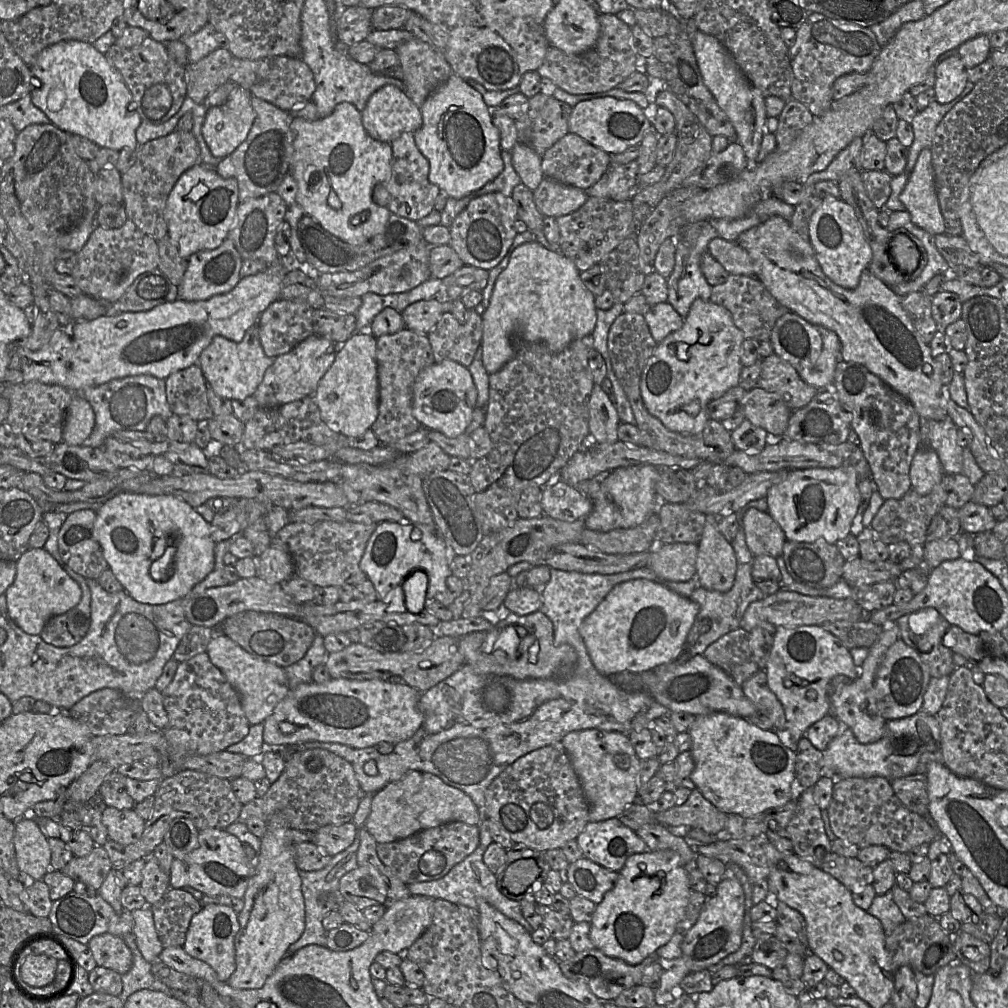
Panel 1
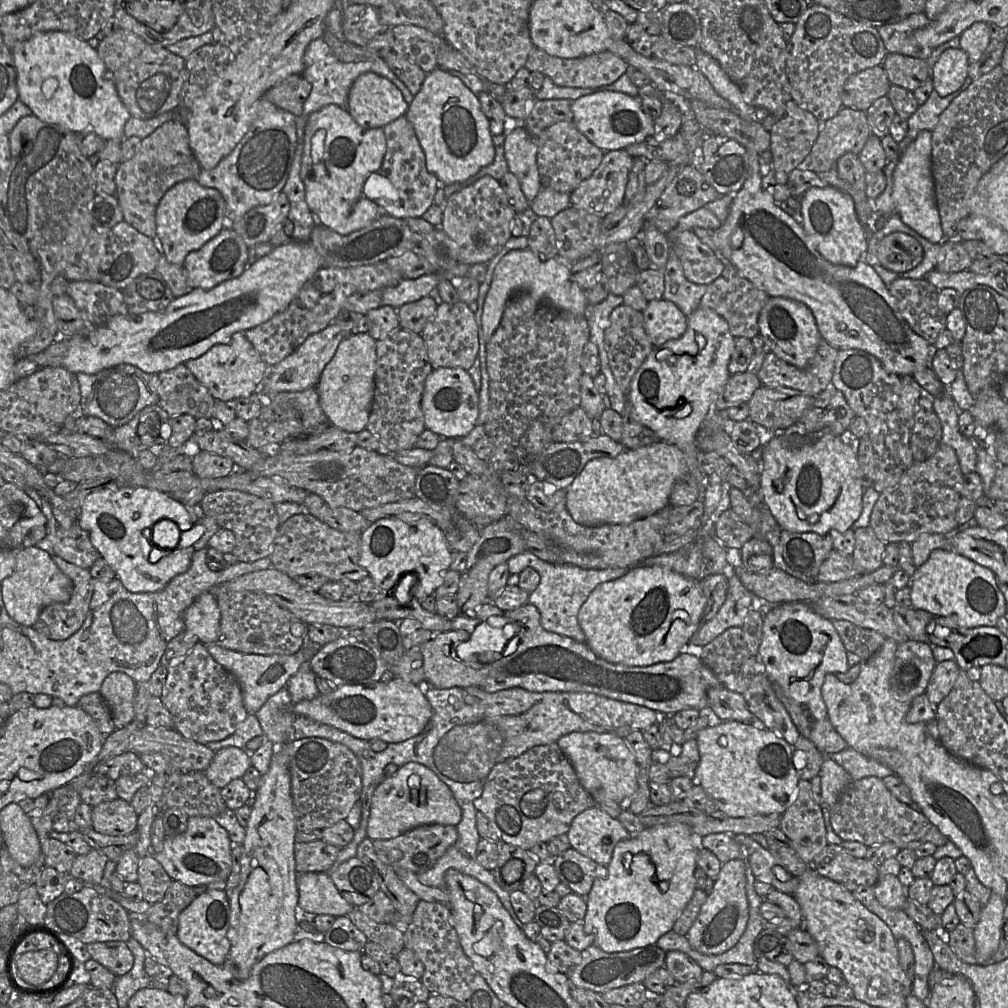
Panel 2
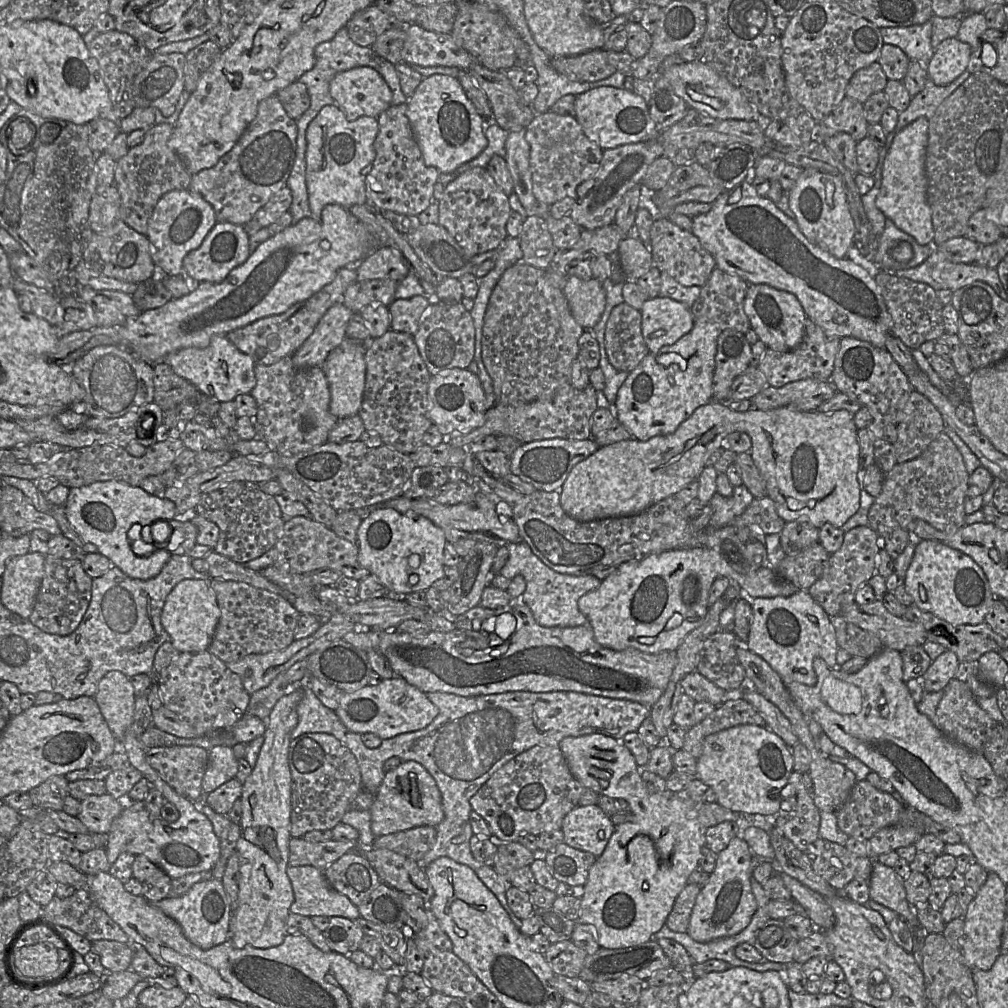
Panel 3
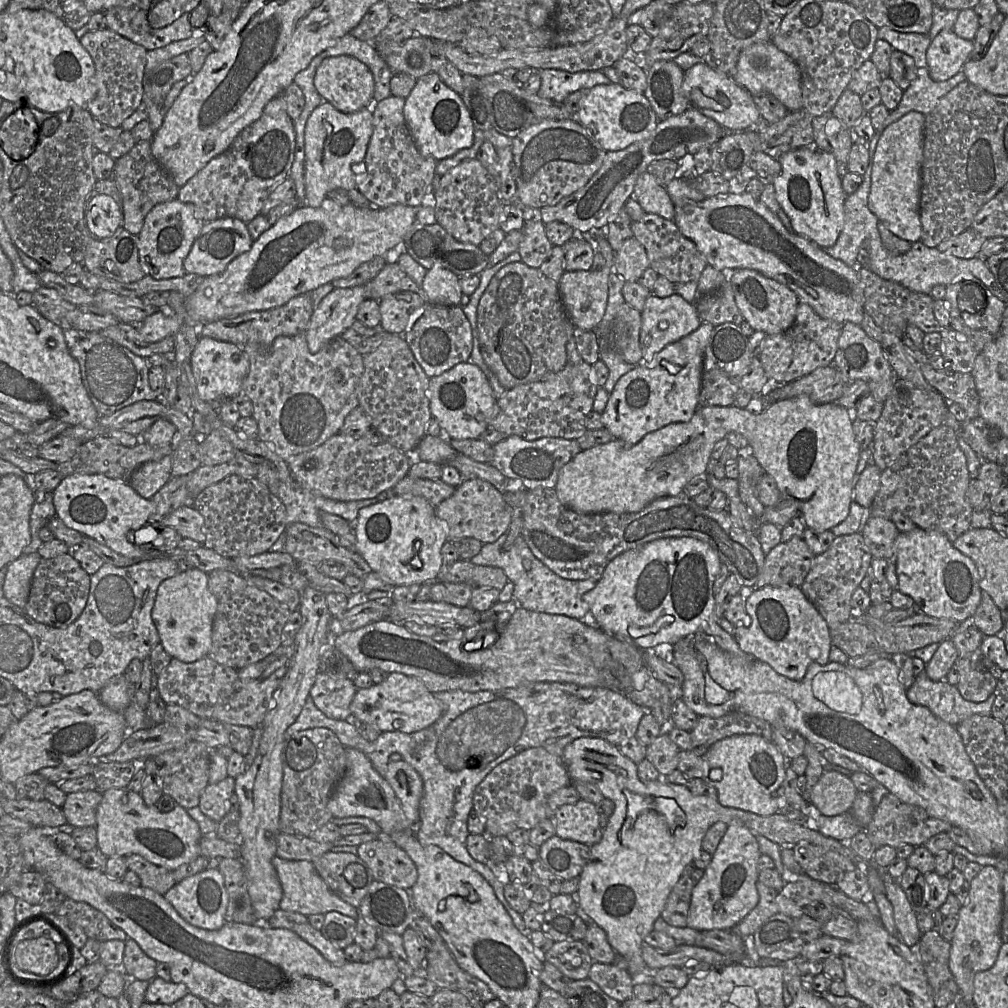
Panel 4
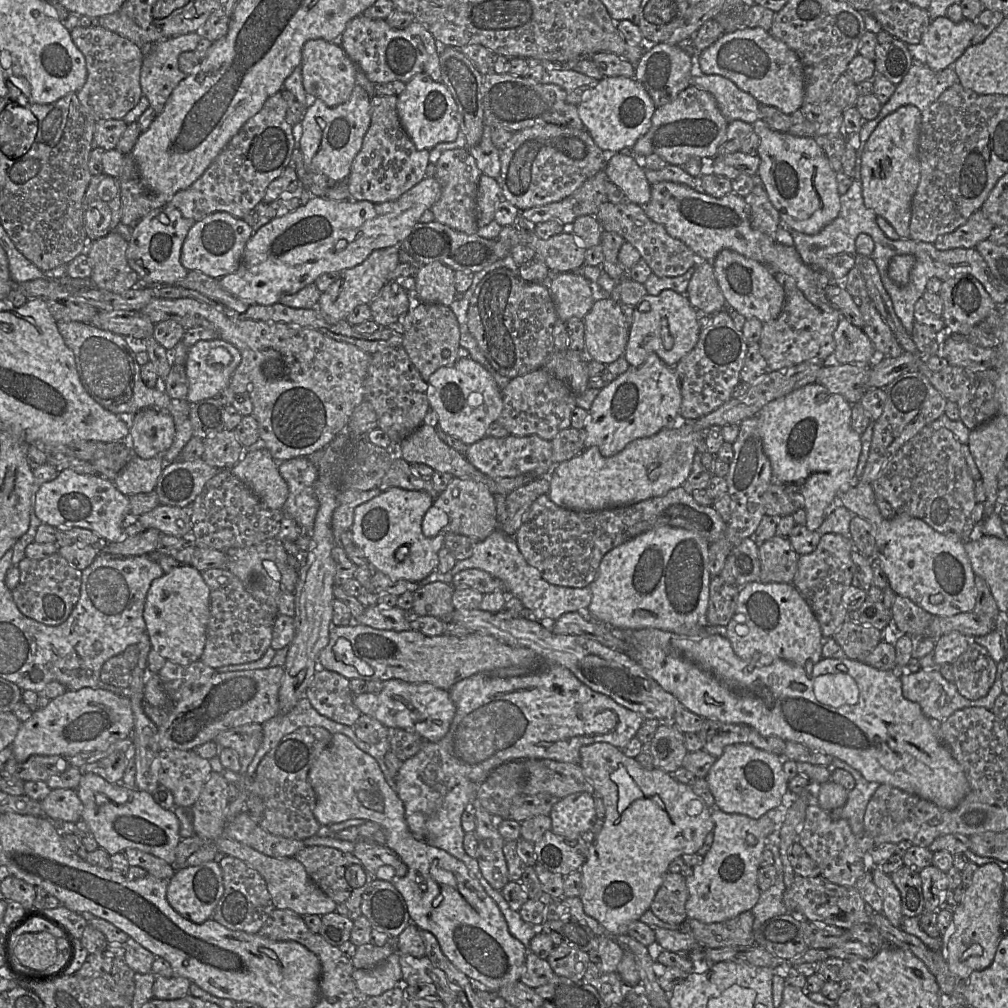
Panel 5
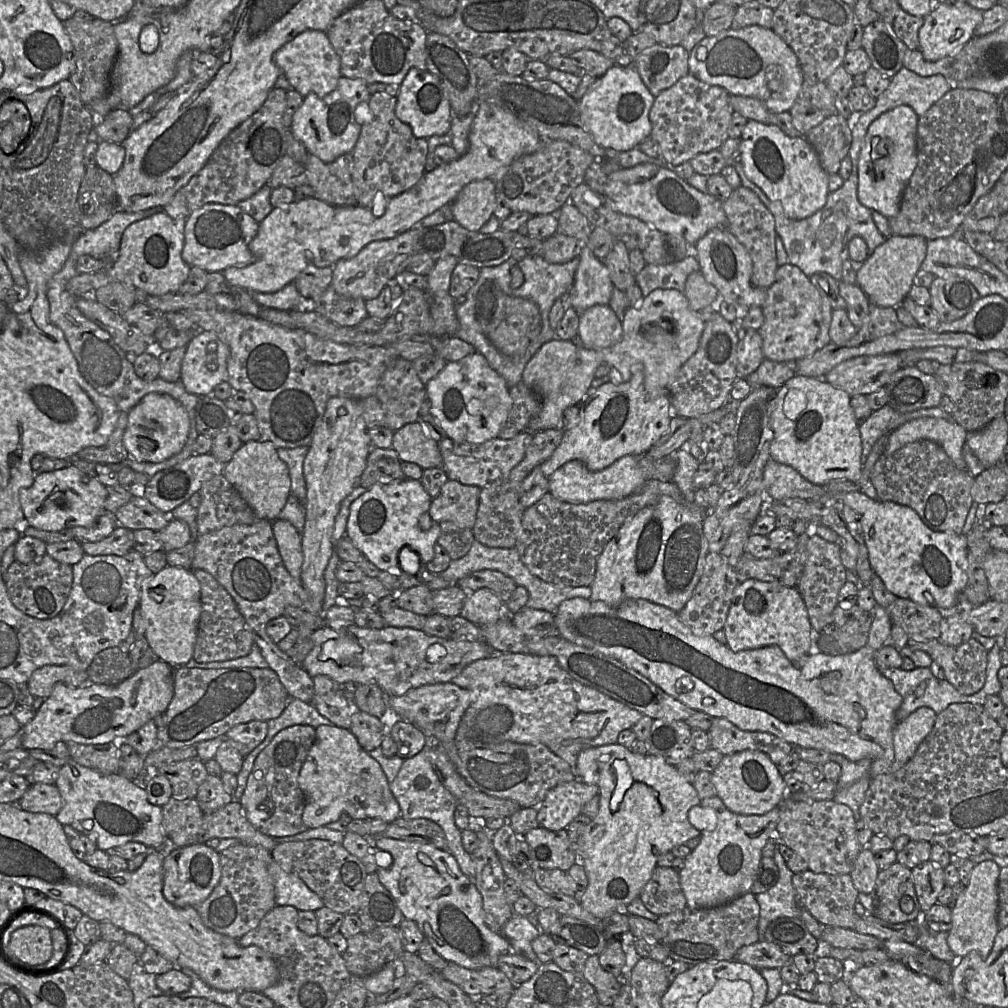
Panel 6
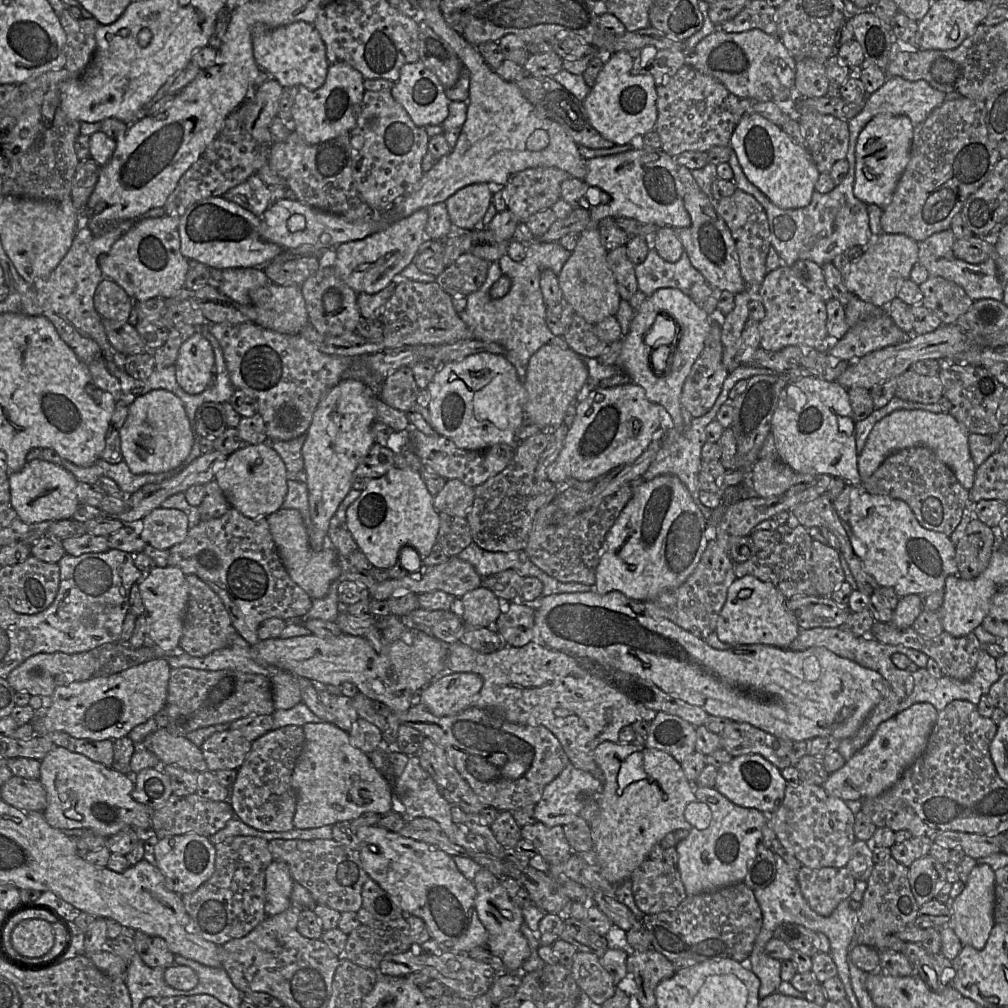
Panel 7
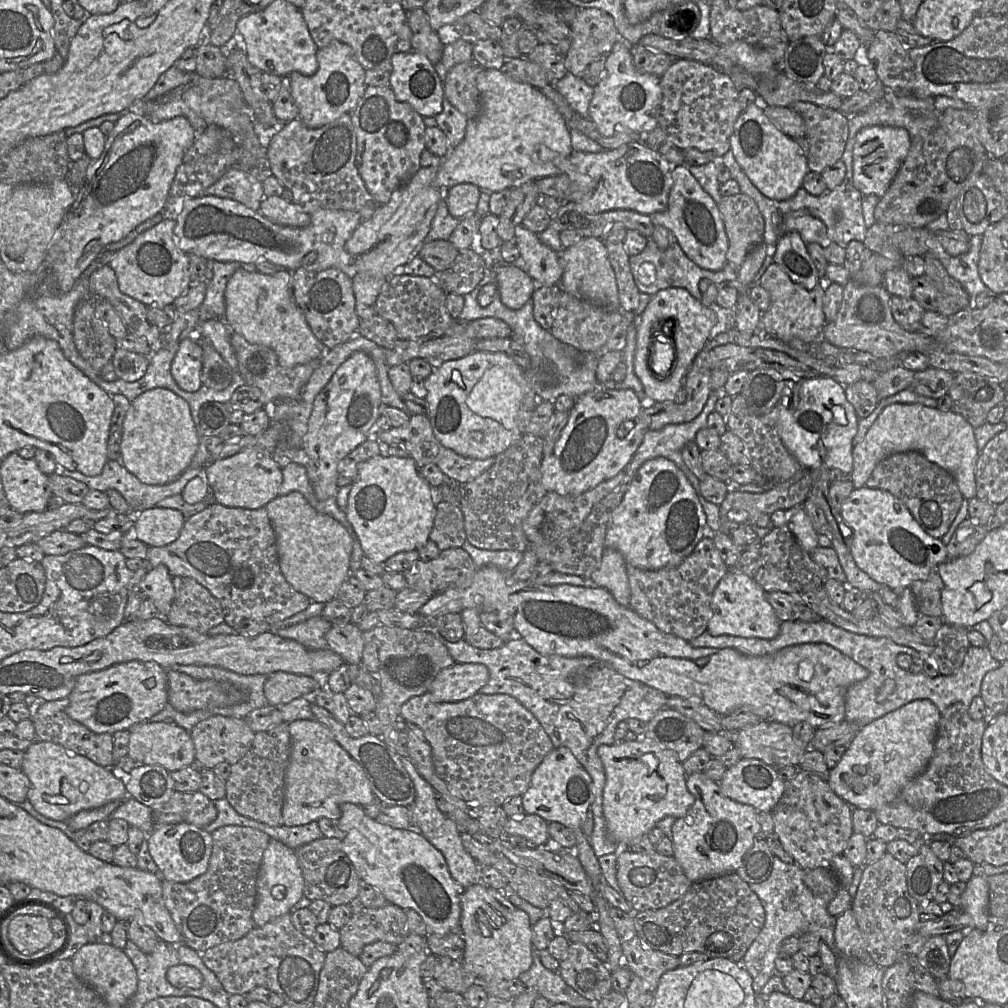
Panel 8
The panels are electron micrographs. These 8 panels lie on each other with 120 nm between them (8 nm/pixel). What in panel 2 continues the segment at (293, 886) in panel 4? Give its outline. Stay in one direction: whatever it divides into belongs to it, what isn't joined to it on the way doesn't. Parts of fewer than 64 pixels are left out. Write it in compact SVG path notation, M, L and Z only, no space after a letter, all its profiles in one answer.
M326 872L299 873L297 887L297 909L300 912L339 917L347 915L354 908L342 897Z

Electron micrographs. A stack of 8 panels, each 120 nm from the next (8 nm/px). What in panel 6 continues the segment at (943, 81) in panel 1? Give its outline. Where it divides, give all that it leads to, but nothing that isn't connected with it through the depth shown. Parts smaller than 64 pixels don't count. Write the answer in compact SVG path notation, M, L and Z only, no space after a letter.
M967 2L964 5L938 3L924 17L924 23L919 30L919 50L927 61L935 62L944 57L957 54L975 35L977 26L982 22L983 12Z

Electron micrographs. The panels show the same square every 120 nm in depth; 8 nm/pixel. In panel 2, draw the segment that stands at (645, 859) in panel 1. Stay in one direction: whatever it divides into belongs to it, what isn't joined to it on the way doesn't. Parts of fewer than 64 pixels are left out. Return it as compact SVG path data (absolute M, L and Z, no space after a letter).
M656 825L630 835L616 844L611 862L607 865L607 875L595 879L585 897L587 911L582 920L584 930L594 936L594 945L608 953L654 945L662 935L673 929L696 889L697 840L687 825Z

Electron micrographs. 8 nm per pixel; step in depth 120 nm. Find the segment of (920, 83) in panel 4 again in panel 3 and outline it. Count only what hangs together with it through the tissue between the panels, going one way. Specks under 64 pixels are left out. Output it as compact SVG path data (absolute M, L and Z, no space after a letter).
M965 70L958 78L946 86L937 86L928 78L923 90L913 96L908 108L899 114L897 125L893 132L895 134L899 133L919 117L931 119L941 103L971 75Z

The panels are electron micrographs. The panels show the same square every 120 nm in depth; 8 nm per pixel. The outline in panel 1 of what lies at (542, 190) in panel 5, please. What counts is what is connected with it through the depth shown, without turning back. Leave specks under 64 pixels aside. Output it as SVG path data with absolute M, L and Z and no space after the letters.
M571 132L560 138L541 156L544 177L585 191L599 181L610 164L610 154Z

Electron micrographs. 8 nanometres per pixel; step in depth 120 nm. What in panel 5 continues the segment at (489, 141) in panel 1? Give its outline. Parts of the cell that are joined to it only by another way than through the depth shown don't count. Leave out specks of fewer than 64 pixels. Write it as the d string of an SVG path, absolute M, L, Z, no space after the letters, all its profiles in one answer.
M417 73L398 96L397 113L406 133L419 150L430 150L443 142L453 142L460 131L455 101L441 81L434 81L425 73Z

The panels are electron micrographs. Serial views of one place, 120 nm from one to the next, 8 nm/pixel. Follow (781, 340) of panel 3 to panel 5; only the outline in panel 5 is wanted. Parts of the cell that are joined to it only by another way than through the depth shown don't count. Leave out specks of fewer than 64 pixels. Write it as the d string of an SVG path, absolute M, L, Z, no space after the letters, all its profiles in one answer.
M729 249L719 252L712 265L730 310L736 310L746 319L756 318L762 323L772 321L780 315L785 302L785 291L767 266Z

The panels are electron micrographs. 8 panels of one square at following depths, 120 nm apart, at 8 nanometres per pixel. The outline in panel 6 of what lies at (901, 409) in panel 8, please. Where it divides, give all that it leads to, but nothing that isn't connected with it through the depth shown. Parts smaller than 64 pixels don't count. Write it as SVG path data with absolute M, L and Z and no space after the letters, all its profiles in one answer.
M921 417L908 421L887 436L884 456L889 456L906 444L918 440L930 440L939 444L954 465L967 471L963 446L969 433L958 423L943 418Z

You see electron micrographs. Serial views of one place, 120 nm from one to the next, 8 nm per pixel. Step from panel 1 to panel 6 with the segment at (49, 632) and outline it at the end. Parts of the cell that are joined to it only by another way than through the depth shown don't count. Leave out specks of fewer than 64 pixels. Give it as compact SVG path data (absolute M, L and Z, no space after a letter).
M47 554L28 564L14 561L6 573L7 593L14 606L23 613L38 618L57 616L66 604L73 584L72 566L58 562Z

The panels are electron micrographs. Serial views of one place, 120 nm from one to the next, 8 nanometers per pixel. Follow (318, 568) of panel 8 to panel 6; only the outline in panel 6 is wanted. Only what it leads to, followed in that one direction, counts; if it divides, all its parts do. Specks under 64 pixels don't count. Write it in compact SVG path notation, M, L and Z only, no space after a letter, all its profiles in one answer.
M281 519L272 521L272 531L284 566L292 577L301 580L303 552L299 532L289 521Z

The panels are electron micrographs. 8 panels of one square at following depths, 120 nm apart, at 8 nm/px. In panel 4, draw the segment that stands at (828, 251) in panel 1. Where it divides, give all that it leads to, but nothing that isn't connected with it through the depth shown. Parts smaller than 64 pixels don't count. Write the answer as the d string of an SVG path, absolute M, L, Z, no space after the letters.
M814 147L789 151L778 158L781 173L772 185L780 208L790 219L794 232L822 249L832 247L844 227L844 202L842 168L831 153Z

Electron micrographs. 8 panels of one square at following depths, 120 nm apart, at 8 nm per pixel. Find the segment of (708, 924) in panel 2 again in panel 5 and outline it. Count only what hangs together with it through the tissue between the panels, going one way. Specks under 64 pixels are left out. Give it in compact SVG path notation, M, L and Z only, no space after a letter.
M788 792L777 808L769 810L757 819L742 814L726 813L716 806L711 807L714 822L712 846L704 855L703 862L694 866L693 874L686 878L688 918L711 924L724 922L743 912L752 911L761 894L757 880L767 837L771 833L773 838L779 837L785 813L796 795Z

